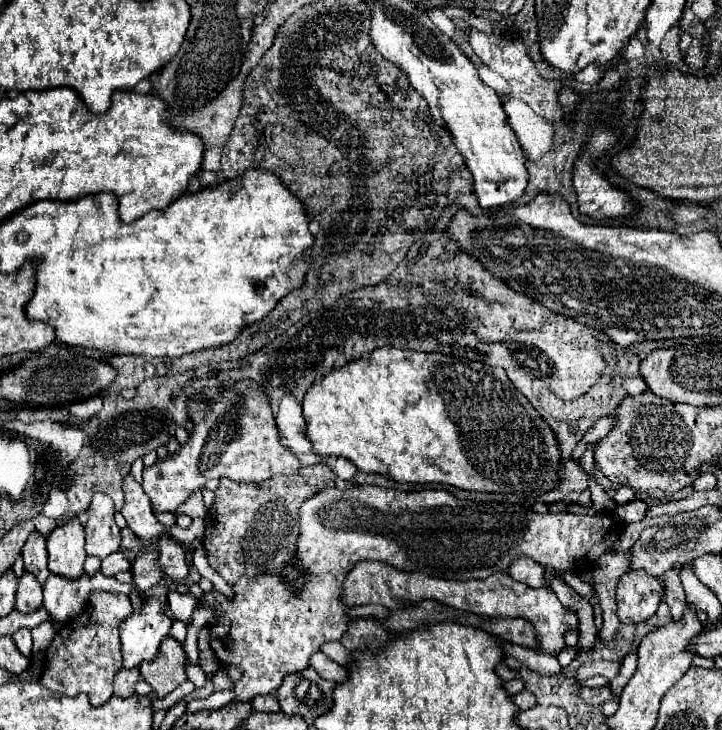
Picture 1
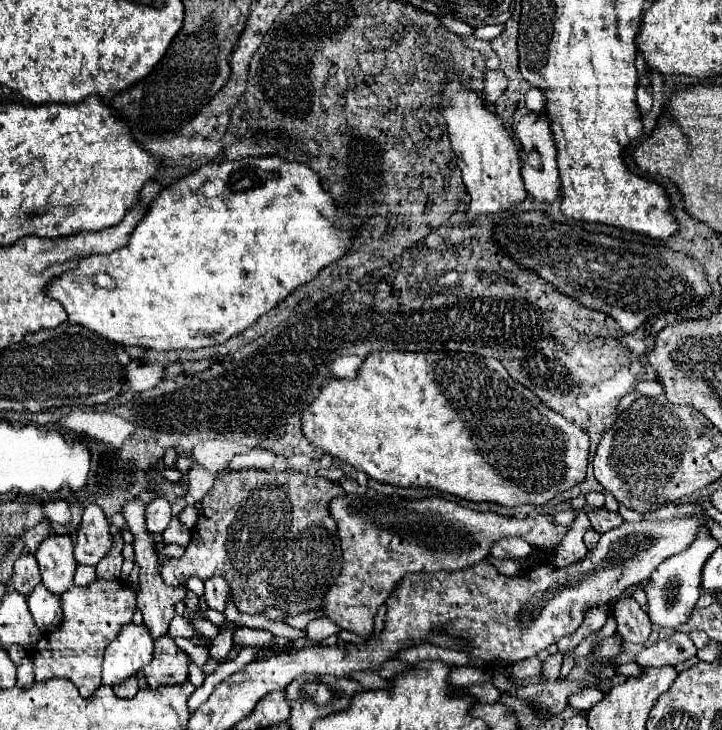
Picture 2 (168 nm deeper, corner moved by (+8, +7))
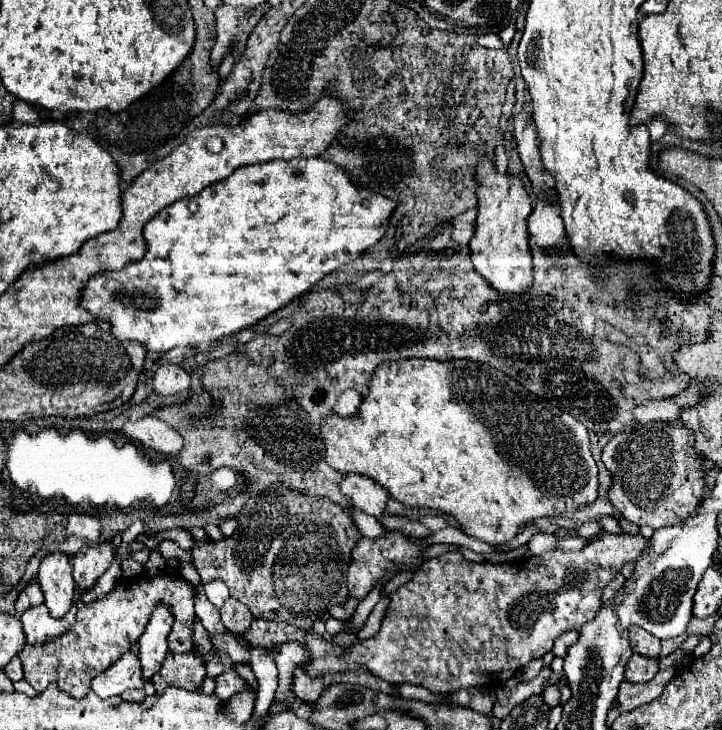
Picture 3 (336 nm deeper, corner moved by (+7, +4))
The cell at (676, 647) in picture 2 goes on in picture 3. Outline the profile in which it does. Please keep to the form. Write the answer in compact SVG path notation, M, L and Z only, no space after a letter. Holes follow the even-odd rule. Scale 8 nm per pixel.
M632 656L626 662L626 682L650 682L658 672L658 660L648 660L644 656Z

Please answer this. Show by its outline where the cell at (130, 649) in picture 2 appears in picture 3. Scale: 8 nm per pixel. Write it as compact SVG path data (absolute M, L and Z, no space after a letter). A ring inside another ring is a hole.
M124 654L116 664L98 674L92 680L92 690L100 698L120 696L130 688L142 688L144 680L140 676L140 662L136 654Z

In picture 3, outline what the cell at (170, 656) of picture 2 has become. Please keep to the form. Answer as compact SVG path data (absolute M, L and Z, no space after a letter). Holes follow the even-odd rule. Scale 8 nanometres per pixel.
M168 652L160 672L152 676L152 684L156 686L156 694L162 694L164 688L168 686L198 690L204 678L206 678L206 664L194 652L190 654Z

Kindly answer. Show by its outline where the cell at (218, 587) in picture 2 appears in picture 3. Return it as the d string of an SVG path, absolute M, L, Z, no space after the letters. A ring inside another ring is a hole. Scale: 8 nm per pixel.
M228 598L224 602L224 606L220 608L220 616L222 616L224 626L230 632L246 632L250 628L252 620L254 620L250 610L242 602L238 602L234 598Z

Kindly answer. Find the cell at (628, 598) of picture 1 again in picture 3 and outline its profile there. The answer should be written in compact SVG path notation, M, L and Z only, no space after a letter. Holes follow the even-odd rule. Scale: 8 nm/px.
M640 626L630 628L630 646L632 646L634 654L640 654L640 656L646 656L652 660L656 660L660 656L660 640Z

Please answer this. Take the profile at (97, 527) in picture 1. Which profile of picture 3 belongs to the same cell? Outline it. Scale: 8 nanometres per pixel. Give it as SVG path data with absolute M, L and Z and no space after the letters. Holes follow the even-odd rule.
M102 542L98 546L82 546L72 556L76 586L80 590L90 590L96 580L110 568L112 560L112 542Z

